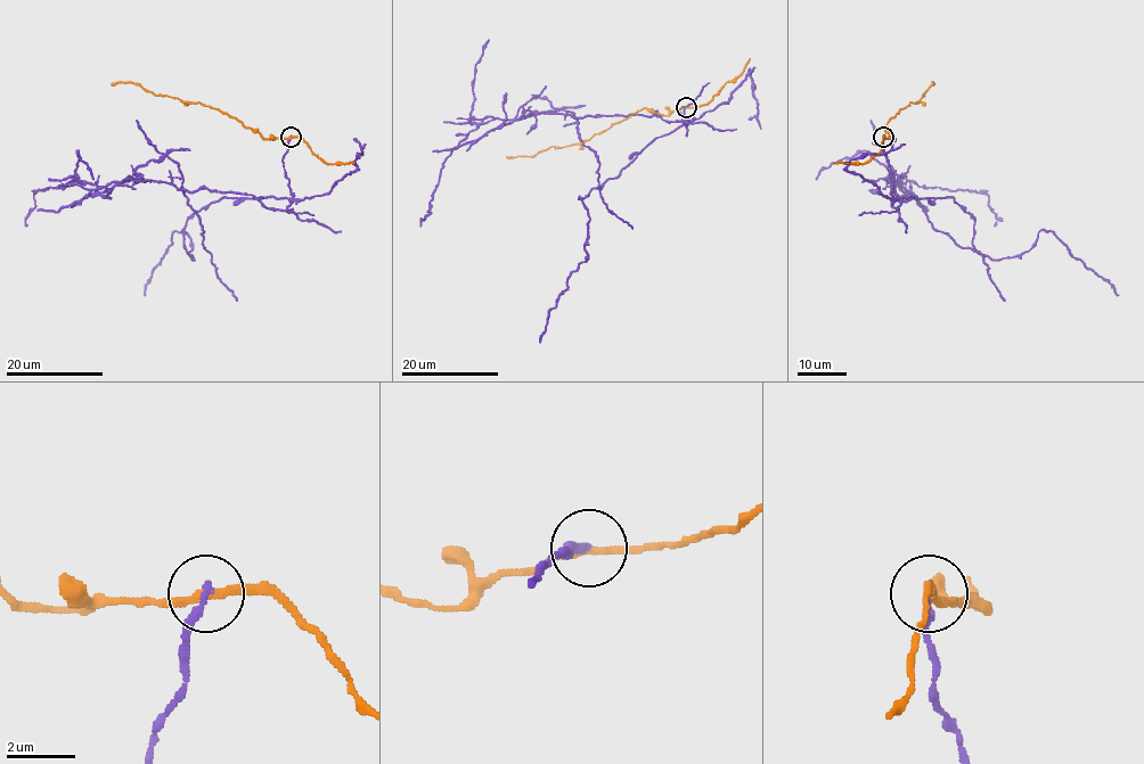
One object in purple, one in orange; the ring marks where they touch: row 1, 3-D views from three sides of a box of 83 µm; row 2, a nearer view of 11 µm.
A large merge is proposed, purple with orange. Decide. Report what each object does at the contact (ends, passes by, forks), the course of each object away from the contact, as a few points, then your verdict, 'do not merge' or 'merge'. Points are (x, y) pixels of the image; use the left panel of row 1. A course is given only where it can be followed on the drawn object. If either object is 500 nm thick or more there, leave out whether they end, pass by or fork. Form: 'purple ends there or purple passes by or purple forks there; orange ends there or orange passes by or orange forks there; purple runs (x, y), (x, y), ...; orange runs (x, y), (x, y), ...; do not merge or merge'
purple ends there; orange passes by; purple runs (291, 137), (285, 210), (132, 173), (166, 156), (177, 163), (203, 246), (237, 301); orange runs (291, 137), (268, 139), (215, 108), (155, 96), (132, 82), (112, 85); do not merge

